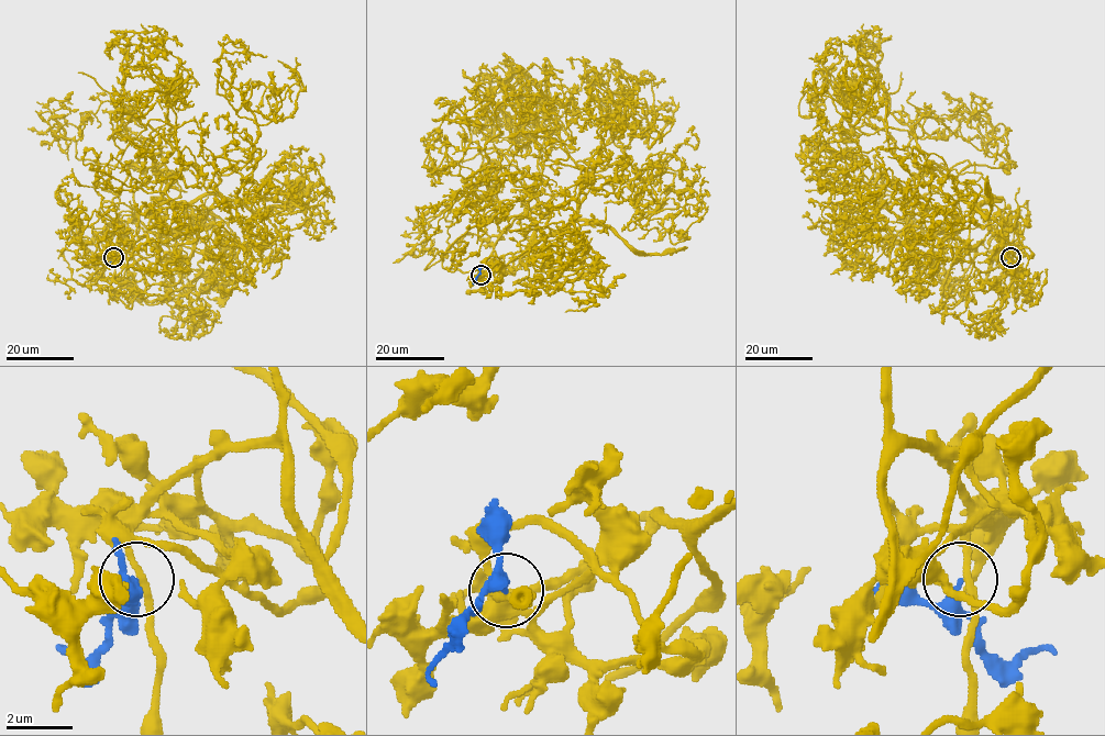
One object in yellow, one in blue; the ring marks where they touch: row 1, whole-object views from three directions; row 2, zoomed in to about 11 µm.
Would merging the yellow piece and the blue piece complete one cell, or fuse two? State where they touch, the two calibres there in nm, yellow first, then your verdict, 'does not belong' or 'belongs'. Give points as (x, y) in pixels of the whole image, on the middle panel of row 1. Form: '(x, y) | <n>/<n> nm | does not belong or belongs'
(481, 275) | 200/300 nm | does not belong

